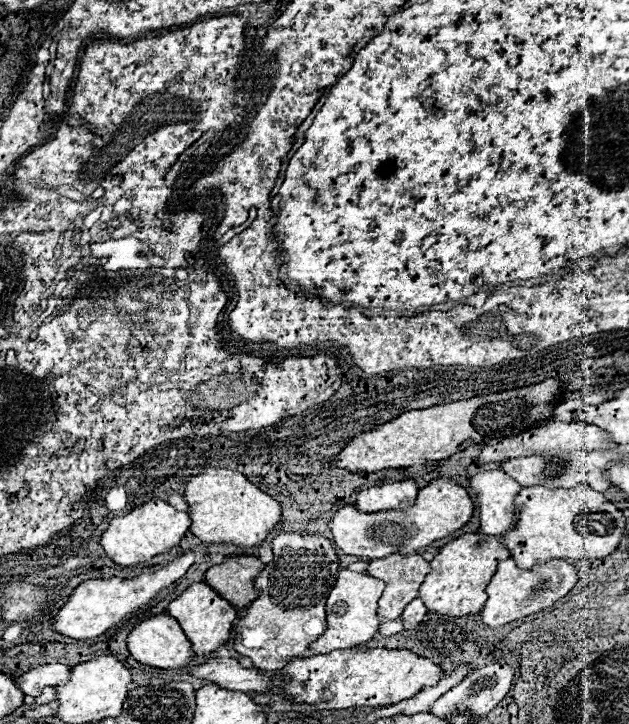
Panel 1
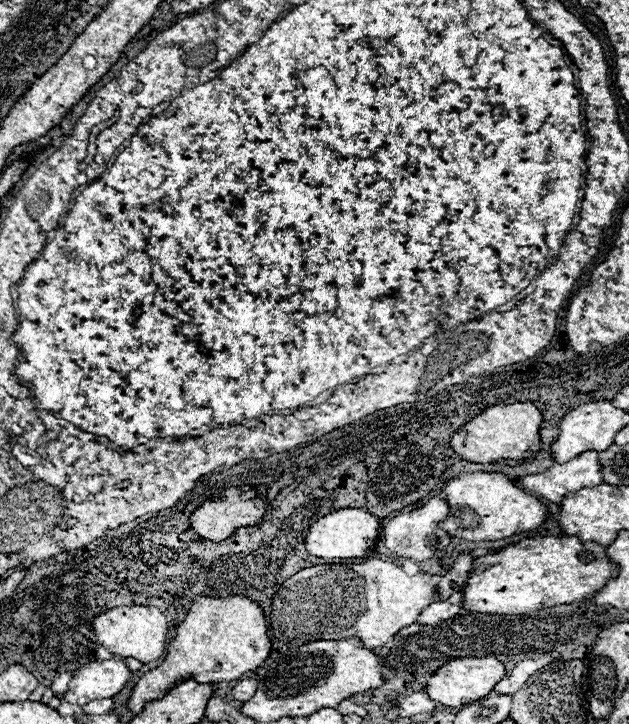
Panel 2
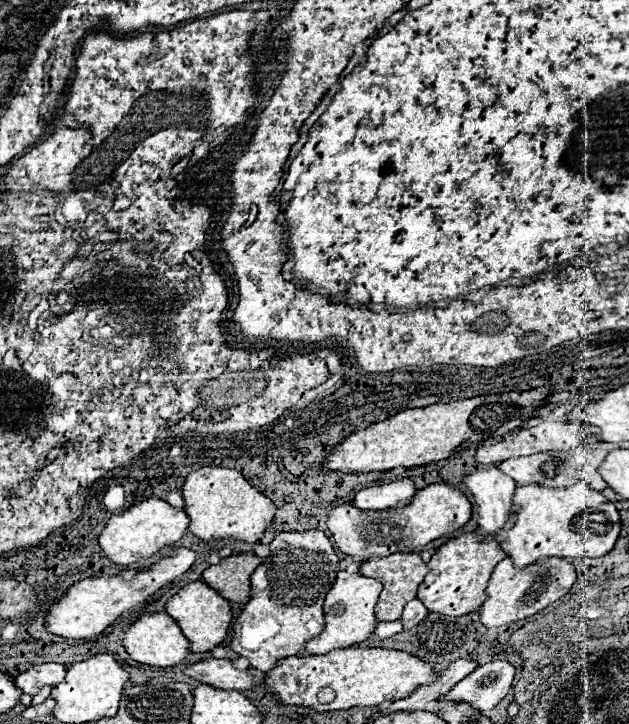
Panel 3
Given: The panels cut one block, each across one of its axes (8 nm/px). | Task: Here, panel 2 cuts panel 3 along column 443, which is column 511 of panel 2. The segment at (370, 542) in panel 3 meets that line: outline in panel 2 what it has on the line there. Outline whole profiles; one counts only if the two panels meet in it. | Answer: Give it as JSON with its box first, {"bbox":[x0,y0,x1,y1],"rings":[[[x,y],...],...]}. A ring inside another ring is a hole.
{"bbox":[442,472,548,542],"rings":[[[474,472],[460,474],[442,488],[442,498],[450,502],[450,518],[442,522],[442,528],[450,536],[482,542],[482,540],[504,540],[514,534],[534,532],[546,522],[548,508],[534,496],[516,488],[504,474],[496,472]]]}

